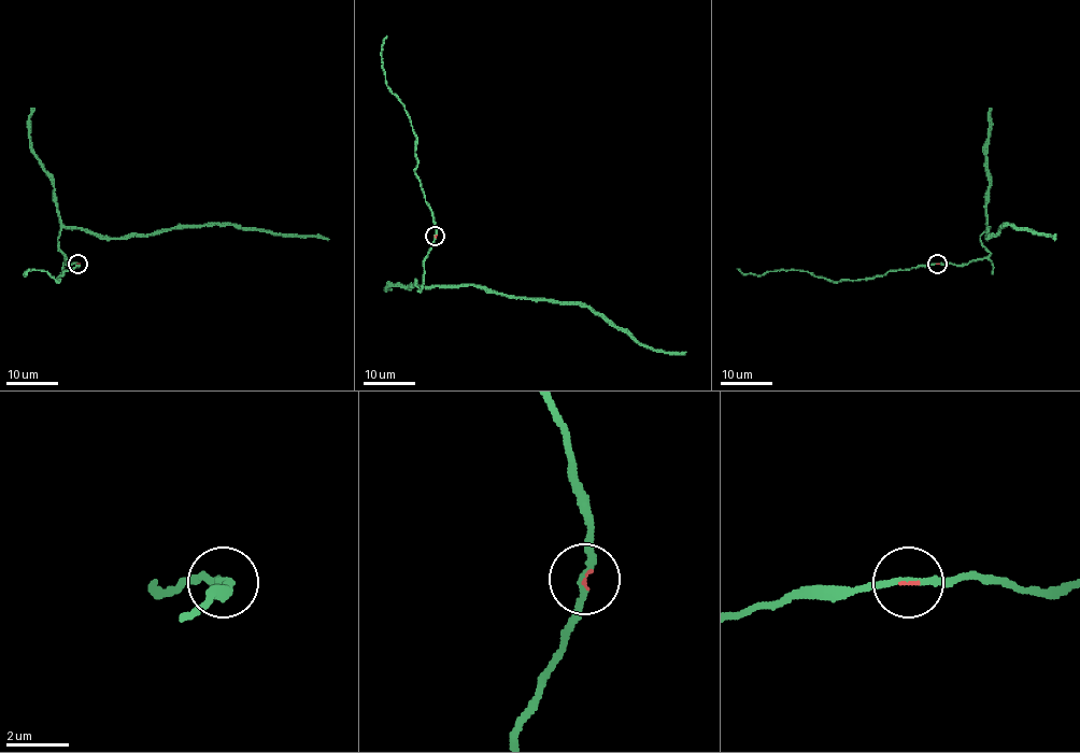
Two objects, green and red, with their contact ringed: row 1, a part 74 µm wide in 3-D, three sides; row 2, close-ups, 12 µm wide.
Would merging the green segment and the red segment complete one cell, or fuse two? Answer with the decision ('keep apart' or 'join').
join

